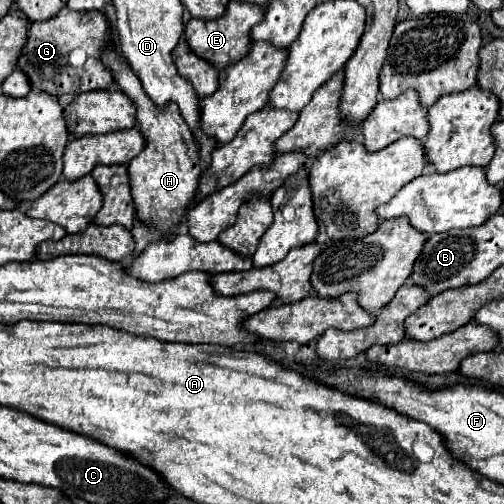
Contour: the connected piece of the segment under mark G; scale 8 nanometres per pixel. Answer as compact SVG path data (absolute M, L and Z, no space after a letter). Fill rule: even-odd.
M64 8L44 22L30 24L26 46L18 58L18 70L22 70L28 76L32 90L46 92L56 98L62 94L78 94L108 88L112 84L112 74L100 62L100 52L104 48L104 42L108 44L110 40L110 24L104 12L72 12ZM74 48L84 48L88 54L88 60L82 68L74 68L68 62L68 54ZM76 78L80 80L80 86L74 86Z

